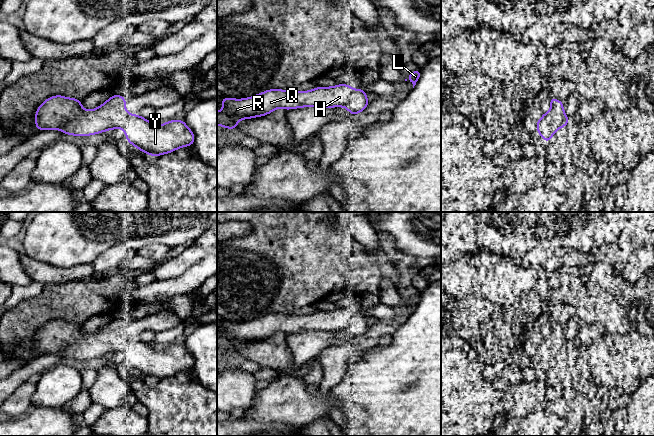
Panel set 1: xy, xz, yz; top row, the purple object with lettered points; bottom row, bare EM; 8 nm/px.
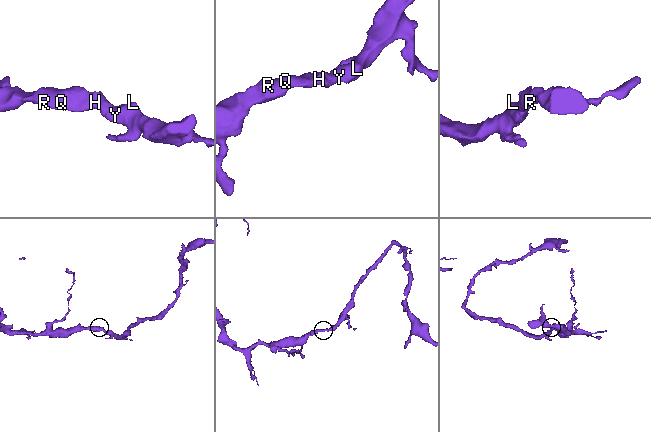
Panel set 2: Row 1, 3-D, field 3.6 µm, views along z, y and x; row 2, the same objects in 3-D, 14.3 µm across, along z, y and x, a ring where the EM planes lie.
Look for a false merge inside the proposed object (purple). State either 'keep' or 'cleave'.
keep

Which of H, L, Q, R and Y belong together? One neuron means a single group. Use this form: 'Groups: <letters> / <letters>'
Groups: H L Q R Y

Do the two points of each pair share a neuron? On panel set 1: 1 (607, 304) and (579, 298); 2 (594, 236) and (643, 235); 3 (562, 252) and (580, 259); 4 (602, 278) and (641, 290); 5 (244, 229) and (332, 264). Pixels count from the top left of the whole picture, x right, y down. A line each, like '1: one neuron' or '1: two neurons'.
1: two neurons
2: one neuron
3: one neuron
4: one neuron
5: two neurons

